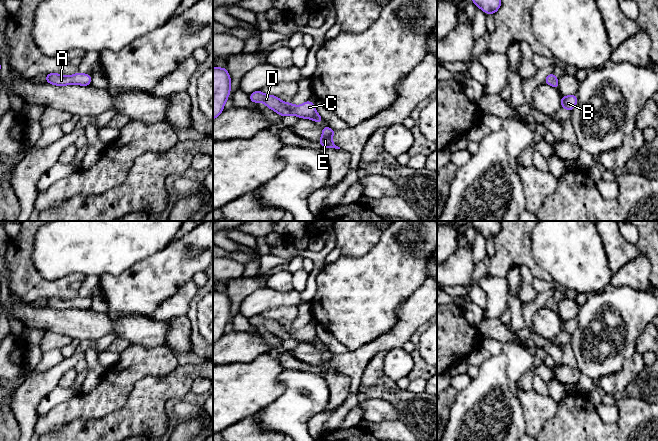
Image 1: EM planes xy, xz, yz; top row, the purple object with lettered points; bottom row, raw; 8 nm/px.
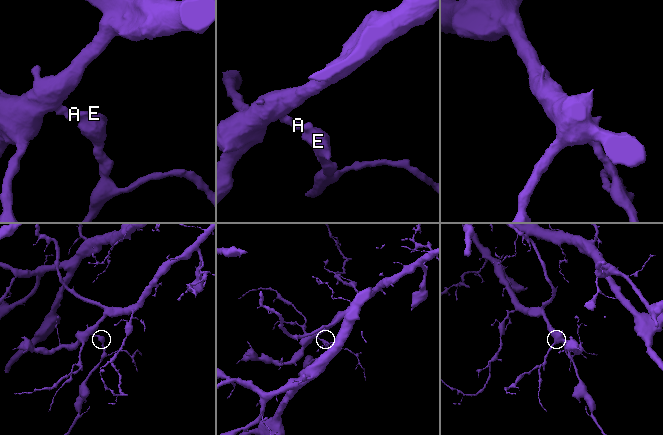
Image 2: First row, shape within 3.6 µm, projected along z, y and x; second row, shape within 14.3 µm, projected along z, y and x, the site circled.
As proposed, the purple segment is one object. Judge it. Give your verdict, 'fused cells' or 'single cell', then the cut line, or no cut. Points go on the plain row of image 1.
single cell; no cut

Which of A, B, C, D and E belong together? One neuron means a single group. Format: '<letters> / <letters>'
A B C D E

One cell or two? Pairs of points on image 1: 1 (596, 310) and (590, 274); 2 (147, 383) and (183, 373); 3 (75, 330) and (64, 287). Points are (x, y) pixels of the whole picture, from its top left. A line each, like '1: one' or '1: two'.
1: two
2: one
3: two

